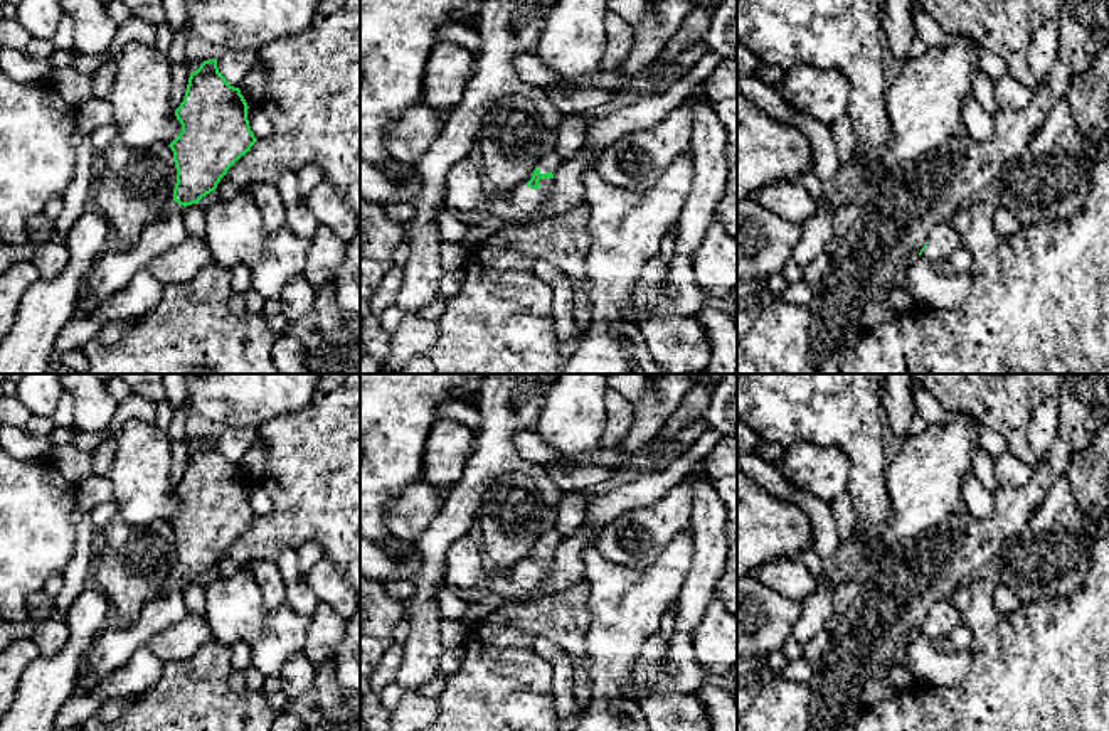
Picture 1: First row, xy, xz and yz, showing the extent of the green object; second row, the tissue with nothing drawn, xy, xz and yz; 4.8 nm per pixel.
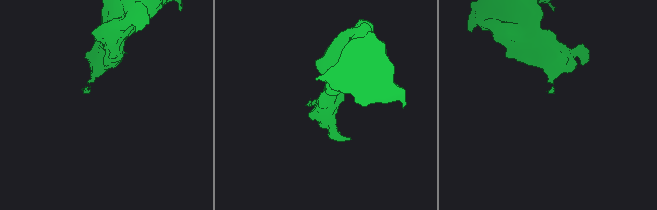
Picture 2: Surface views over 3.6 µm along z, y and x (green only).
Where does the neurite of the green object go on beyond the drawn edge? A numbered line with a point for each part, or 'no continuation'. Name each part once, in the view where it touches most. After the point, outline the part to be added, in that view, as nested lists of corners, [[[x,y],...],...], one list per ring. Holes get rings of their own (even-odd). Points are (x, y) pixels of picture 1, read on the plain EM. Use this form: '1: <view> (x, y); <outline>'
1: xz (520, 580); [[[540,556],[539,561],[539,566],[530,566],[527,561],[522,561],[508,573],[495,573],[486,568],[483,583],[491,595],[498,595],[505,601],[518,600],[528,593],[539,591],[550,574],[554,556]]]

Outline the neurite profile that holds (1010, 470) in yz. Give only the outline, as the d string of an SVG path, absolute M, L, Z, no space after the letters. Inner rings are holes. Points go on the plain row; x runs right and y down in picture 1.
M1010 451L993 462L993 470L1001 487L1021 487L1033 475L1033 468Z

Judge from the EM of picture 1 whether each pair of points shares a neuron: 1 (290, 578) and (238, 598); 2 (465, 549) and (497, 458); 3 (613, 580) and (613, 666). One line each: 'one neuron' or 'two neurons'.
1: two neurons
2: two neurons
3: one neuron

